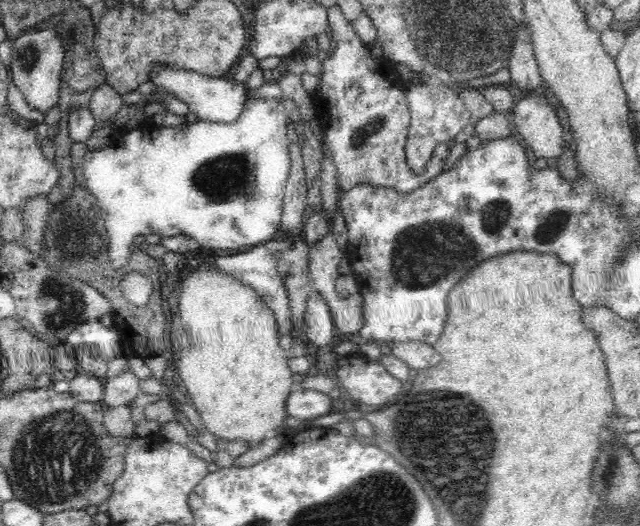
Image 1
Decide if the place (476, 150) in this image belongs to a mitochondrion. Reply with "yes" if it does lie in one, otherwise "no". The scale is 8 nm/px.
no

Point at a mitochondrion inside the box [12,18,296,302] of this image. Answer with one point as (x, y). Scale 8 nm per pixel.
(75, 234)

